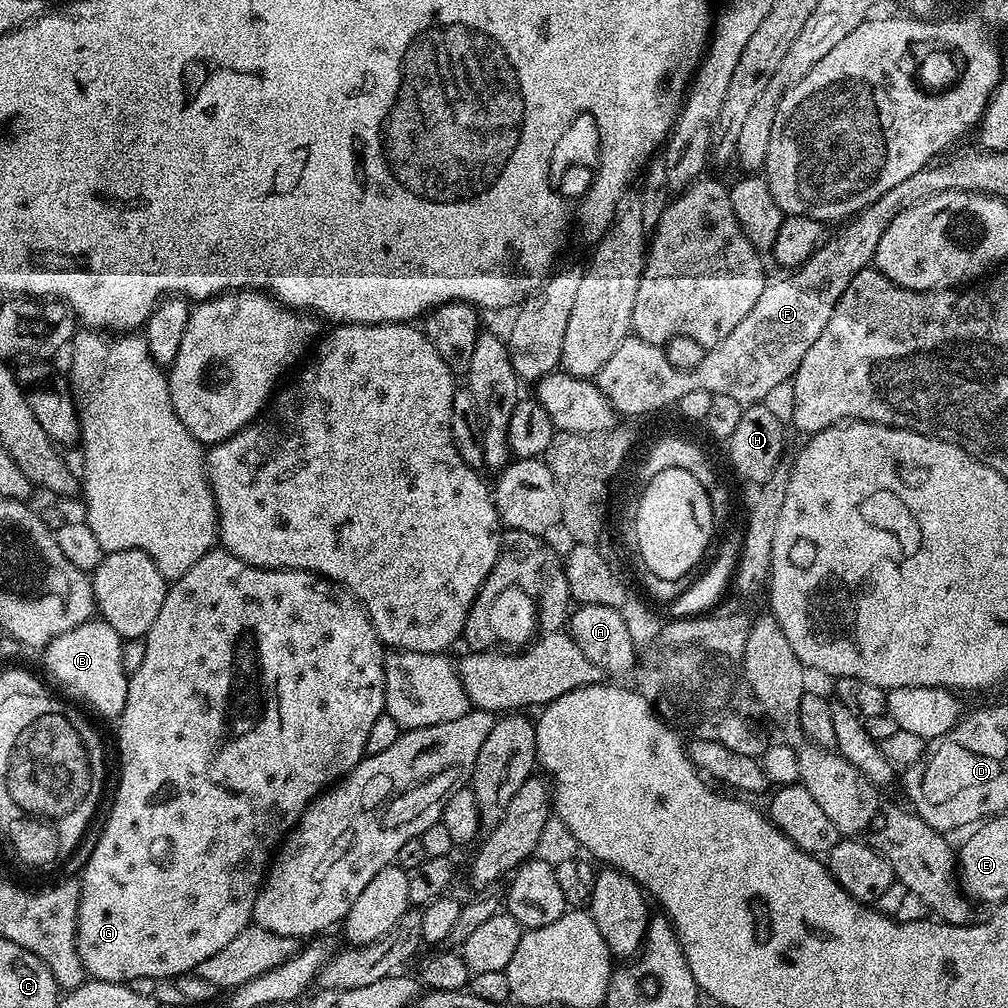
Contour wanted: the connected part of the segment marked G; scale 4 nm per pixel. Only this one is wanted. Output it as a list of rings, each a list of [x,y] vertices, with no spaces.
[[[223,550],[207,552],[182,578],[171,581],[166,602],[162,602],[162,610],[158,610],[158,618],[154,618],[154,626],[150,626],[148,635],[143,637],[146,646],[146,658],[138,670],[130,673],[128,689],[126,690],[126,706],[118,717],[120,724],[120,784],[116,788],[114,806],[108,815],[106,830],[102,830],[102,838],[98,838],[98,846],[94,846],[94,854],[90,854],[90,862],[86,862],[84,871],[80,873],[80,901],[78,902],[78,918],[76,919],[76,949],[78,958],[82,962],[85,973],[93,980],[105,980],[106,982],[127,983],[133,991],[146,997],[157,993],[155,980],[164,980],[167,976],[179,978],[191,973],[199,964],[206,962],[210,954],[218,954],[222,946],[234,942],[242,930],[253,923],[252,911],[256,895],[260,893],[262,881],[270,867],[270,861],[277,848],[280,847],[285,836],[291,832],[292,827],[300,821],[300,816],[308,808],[308,805],[325,791],[329,786],[336,783],[344,773],[348,772],[355,764],[363,760],[366,755],[366,737],[370,735],[374,721],[386,711],[384,707],[384,658],[386,655],[385,645],[380,643],[376,627],[372,619],[368,617],[360,601],[348,591],[347,588],[333,584],[332,581],[317,576],[315,572],[298,572],[295,568],[255,568],[238,558],[234,554]]]

